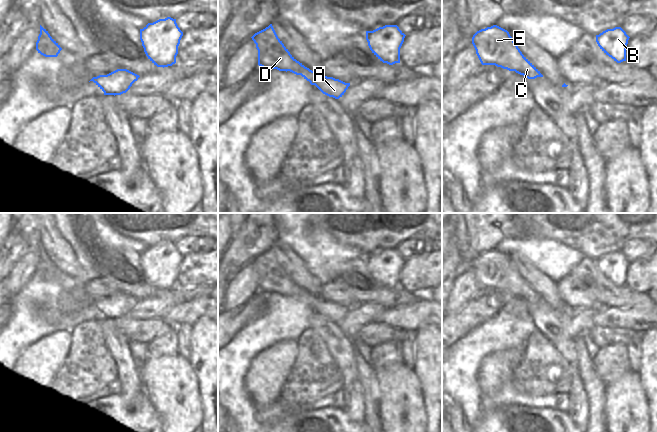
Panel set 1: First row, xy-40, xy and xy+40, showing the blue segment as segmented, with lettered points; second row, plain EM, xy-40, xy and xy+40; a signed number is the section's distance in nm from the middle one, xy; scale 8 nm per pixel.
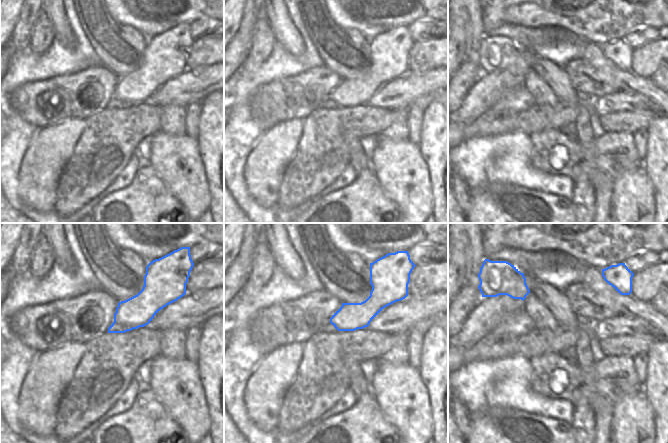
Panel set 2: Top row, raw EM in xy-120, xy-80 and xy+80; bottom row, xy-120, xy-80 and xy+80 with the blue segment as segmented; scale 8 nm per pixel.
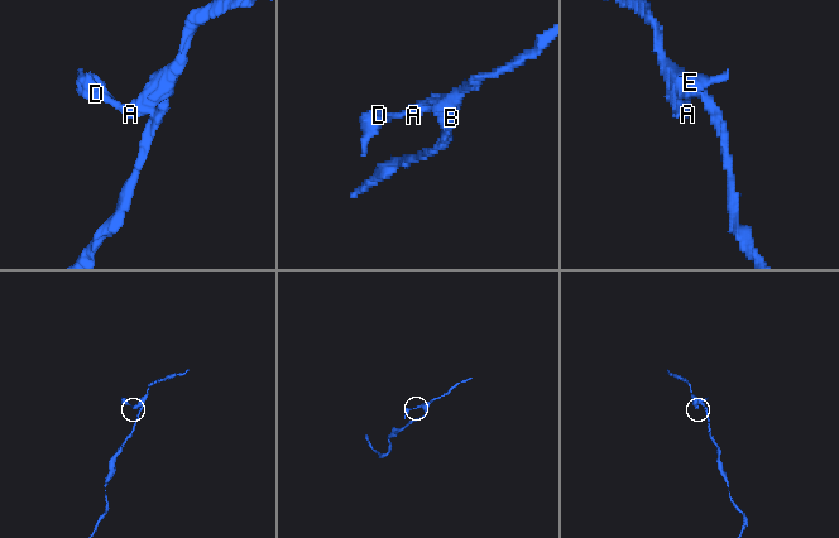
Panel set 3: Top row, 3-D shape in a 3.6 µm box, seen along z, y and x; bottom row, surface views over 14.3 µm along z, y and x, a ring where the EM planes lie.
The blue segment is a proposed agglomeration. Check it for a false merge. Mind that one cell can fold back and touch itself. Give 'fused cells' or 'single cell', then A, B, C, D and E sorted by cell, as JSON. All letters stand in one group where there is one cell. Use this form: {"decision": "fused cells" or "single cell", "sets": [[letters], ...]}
{"decision": "single cell", "sets": [["A", "B", "C", "D", "E"]]}

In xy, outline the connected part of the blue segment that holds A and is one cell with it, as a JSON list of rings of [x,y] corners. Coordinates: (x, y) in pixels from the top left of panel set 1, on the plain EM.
[[[272,248],[255,257],[251,262],[258,274],[258,289],[265,293],[290,295],[301,299],[323,318],[335,323],[342,321],[350,310],[350,307],[321,299],[318,295],[312,295],[297,285],[278,262]]]

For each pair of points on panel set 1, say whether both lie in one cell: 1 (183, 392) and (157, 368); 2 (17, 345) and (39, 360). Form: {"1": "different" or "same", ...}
{"1": "same", "2": "different"}

